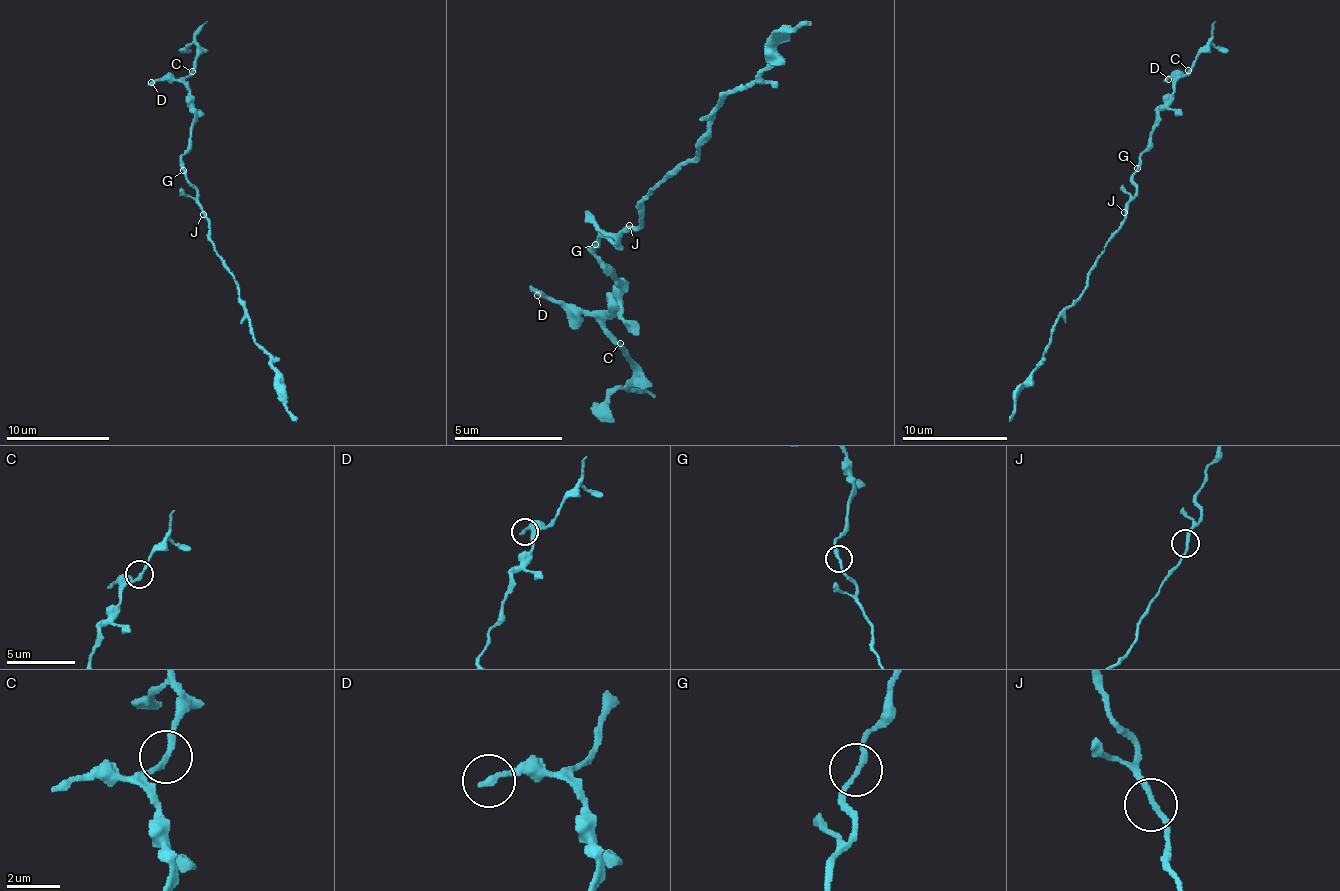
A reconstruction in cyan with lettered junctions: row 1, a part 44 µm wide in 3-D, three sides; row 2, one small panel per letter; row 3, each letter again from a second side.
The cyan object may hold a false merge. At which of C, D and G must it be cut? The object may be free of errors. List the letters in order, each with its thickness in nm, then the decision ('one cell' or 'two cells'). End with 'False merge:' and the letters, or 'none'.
C: 200 nm | one cell
D: 240 nm | one cell
G: 200 nm | two cells
False merge: G

